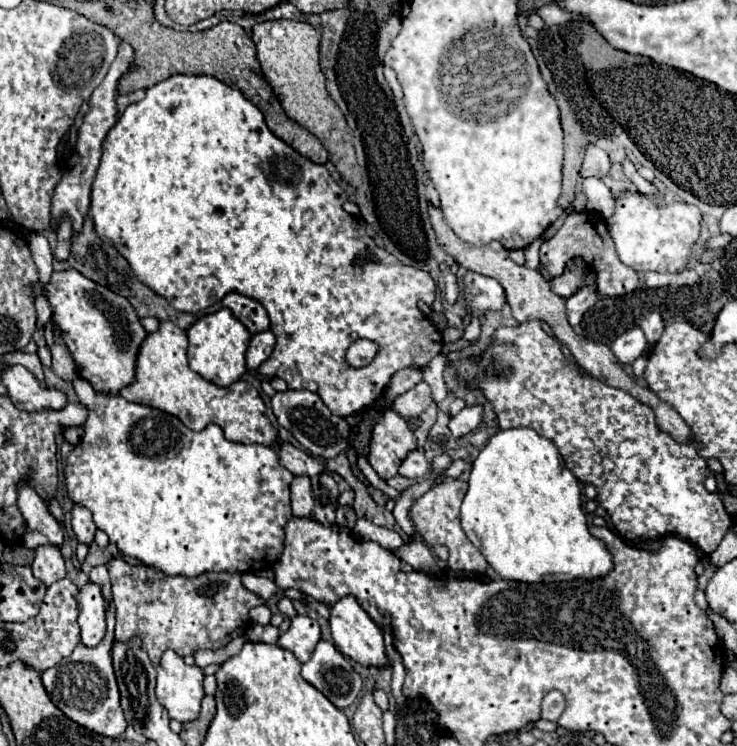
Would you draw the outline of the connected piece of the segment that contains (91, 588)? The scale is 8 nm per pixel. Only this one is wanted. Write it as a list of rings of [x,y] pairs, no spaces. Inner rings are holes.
[[[88,581],[78,591],[78,625],[82,629],[82,643],[88,647],[98,645],[106,633],[106,611],[108,601],[102,595],[102,585]]]

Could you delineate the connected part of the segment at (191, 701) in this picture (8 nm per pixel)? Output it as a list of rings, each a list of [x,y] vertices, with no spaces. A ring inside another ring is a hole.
[[[172,649],[162,655],[162,661],[158,665],[156,697],[172,719],[186,723],[198,717],[200,701],[204,697],[202,679],[202,669],[198,665],[186,665],[182,657]]]

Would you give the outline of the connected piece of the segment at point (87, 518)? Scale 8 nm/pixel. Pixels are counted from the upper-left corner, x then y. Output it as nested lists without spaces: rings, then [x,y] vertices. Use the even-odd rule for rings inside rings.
[[[80,505],[72,507],[72,531],[76,533],[78,543],[86,543],[90,545],[94,541],[94,533],[96,533],[96,525],[92,521],[92,513]]]

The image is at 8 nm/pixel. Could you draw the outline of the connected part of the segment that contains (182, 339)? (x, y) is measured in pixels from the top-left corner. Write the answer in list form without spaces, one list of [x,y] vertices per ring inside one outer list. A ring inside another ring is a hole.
[[[162,321],[158,331],[146,335],[136,359],[134,383],[124,387],[118,395],[130,403],[176,415],[192,431],[202,431],[206,425],[216,423],[222,427],[228,441],[260,443],[268,447],[274,447],[278,441],[278,433],[266,417],[266,405],[248,381],[236,381],[234,389],[218,389],[188,367],[188,335],[172,321]]]

